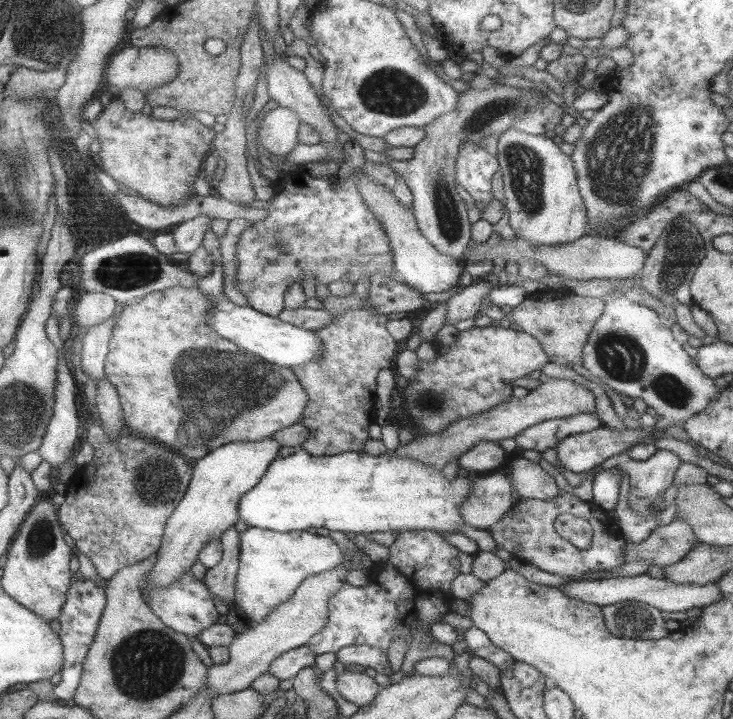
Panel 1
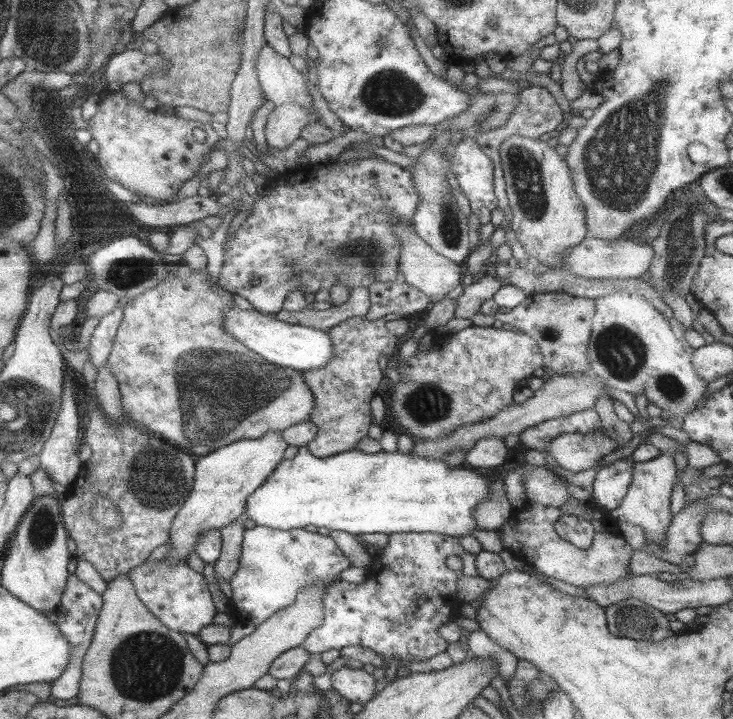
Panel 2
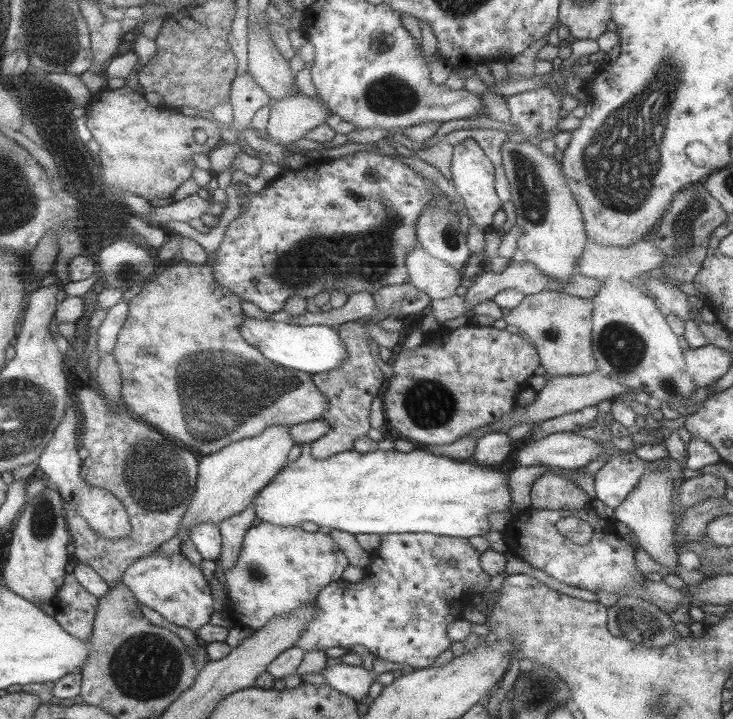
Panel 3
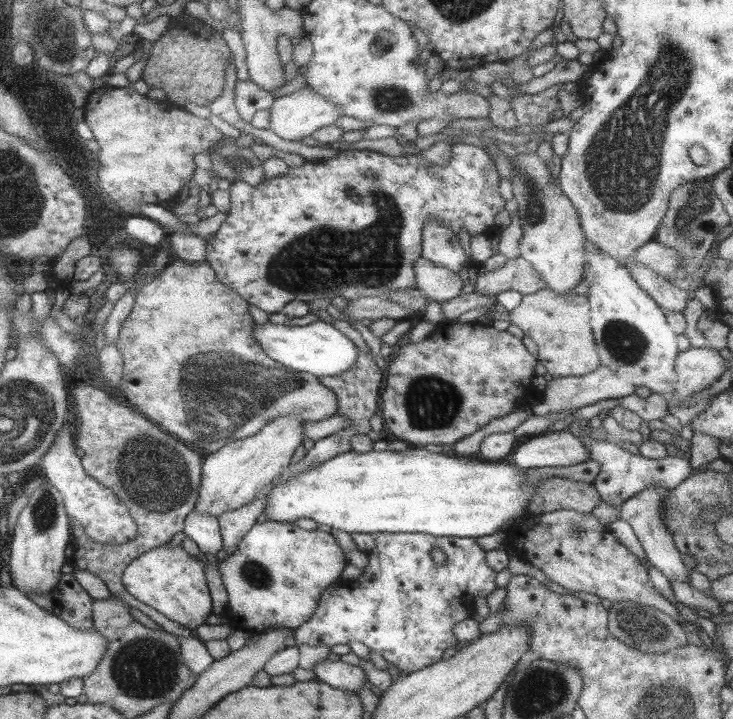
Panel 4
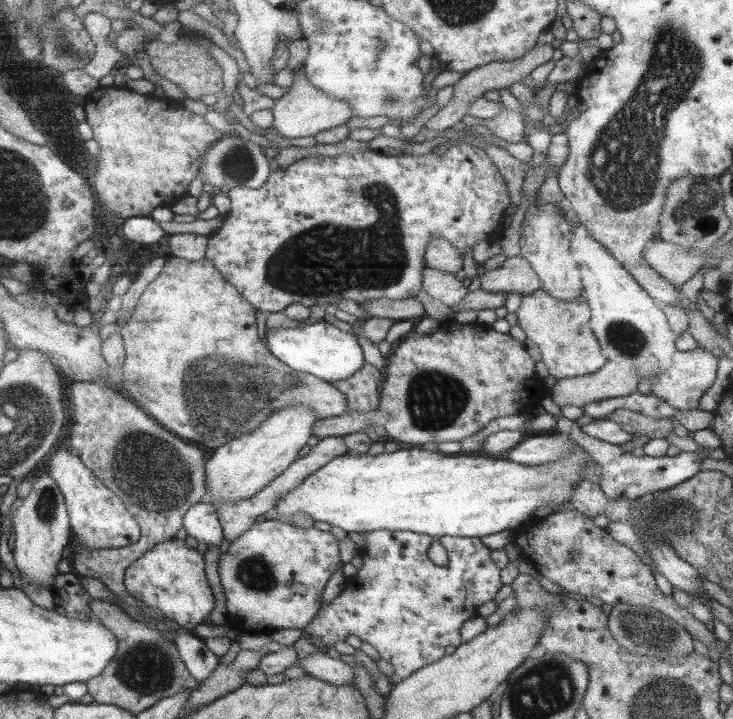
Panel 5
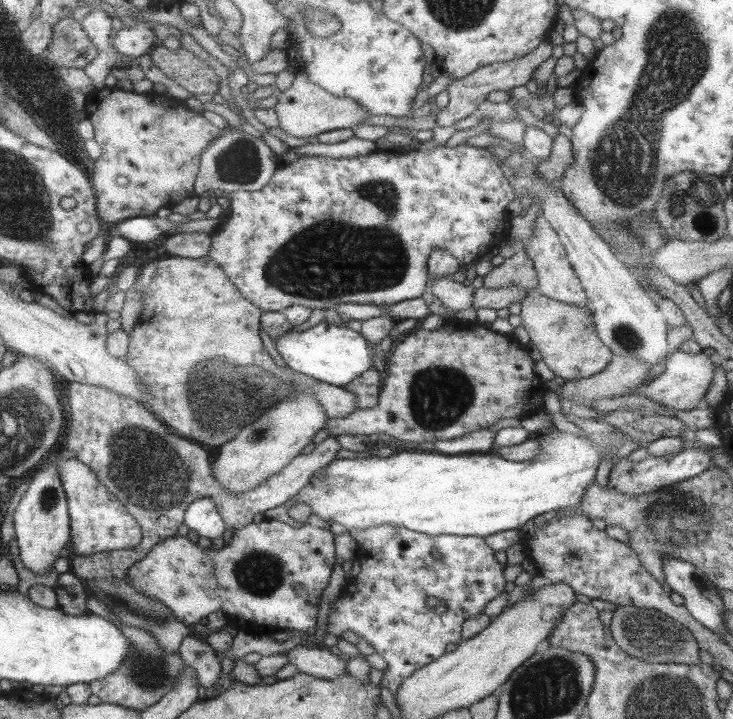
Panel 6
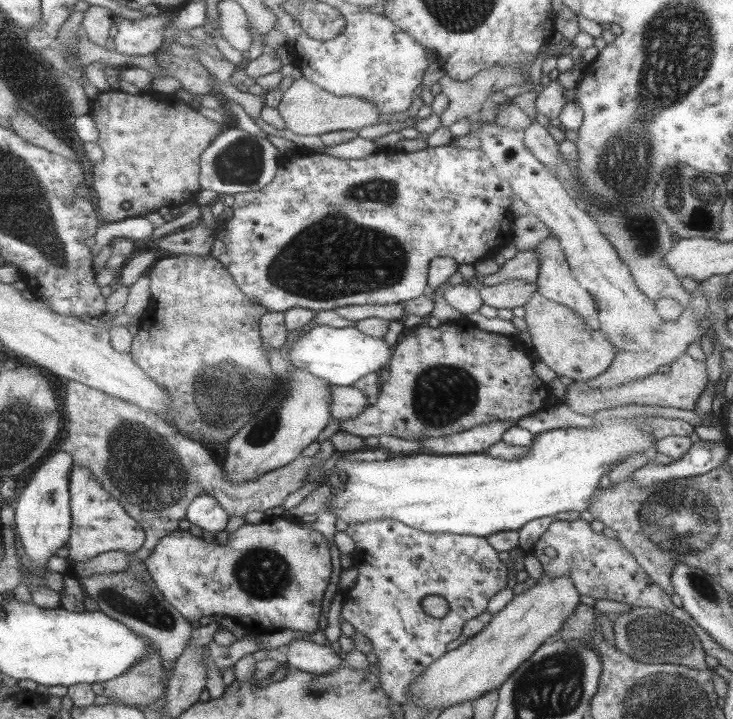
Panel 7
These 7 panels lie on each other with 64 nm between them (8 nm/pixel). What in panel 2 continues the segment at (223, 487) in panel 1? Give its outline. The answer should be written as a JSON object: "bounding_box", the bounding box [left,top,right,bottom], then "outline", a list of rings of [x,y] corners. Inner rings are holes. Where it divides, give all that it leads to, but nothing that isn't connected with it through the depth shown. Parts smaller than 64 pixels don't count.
{"bounding_box":[165,432,292,567],"outline":[[[269,432],[261,438],[238,440],[228,444],[226,447],[219,448],[215,453],[211,452],[209,455],[203,455],[196,465],[195,484],[193,490],[191,490],[191,496],[175,516],[173,526],[171,526],[171,538],[169,538],[171,548],[169,548],[169,554],[167,554],[165,561],[171,567],[177,567],[179,563],[185,563],[189,553],[197,550],[199,535],[205,529],[216,528],[223,530],[223,527],[227,527],[235,519],[245,516],[249,496],[253,495],[253,492],[261,484],[265,484],[265,480],[270,478],[271,474],[278,468],[278,465],[287,460],[287,453],[290,449],[292,449],[291,446],[283,439],[281,433]]]}

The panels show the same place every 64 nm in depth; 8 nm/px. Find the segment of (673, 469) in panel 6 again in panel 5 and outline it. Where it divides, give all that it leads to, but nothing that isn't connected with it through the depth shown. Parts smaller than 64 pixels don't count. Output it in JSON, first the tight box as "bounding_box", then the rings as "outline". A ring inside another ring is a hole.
{"bounding_box":[540,396,702,499],"outline":[[[551,396],[544,397],[540,405],[545,411],[555,417],[554,428],[557,433],[568,435],[573,441],[577,441],[583,447],[585,454],[588,454],[594,465],[601,465],[601,475],[598,476],[597,484],[607,499],[617,499],[625,497],[628,499],[638,499],[643,495],[655,491],[662,491],[671,488],[699,472],[702,460],[696,452],[679,452],[677,456],[641,456],[636,458],[631,453],[623,452],[618,445],[608,443],[601,439],[588,436],[580,428],[581,423],[569,420],[561,415],[561,408],[554,404]]]}

